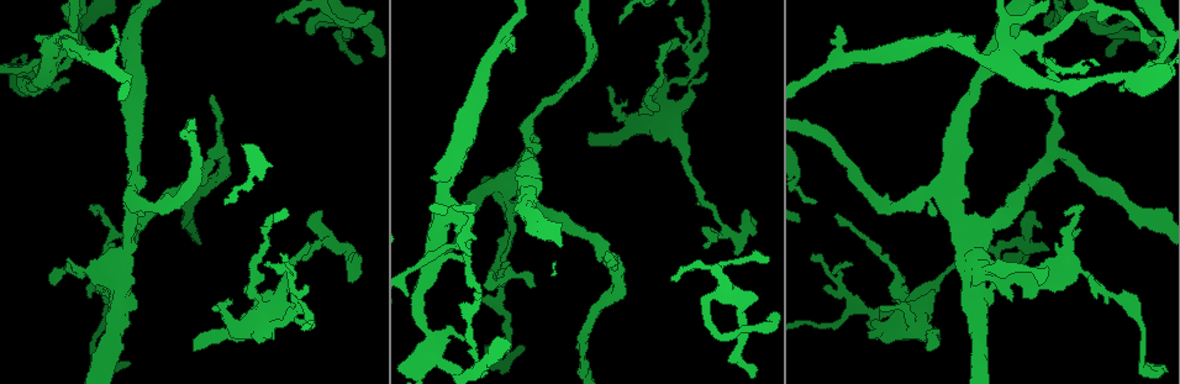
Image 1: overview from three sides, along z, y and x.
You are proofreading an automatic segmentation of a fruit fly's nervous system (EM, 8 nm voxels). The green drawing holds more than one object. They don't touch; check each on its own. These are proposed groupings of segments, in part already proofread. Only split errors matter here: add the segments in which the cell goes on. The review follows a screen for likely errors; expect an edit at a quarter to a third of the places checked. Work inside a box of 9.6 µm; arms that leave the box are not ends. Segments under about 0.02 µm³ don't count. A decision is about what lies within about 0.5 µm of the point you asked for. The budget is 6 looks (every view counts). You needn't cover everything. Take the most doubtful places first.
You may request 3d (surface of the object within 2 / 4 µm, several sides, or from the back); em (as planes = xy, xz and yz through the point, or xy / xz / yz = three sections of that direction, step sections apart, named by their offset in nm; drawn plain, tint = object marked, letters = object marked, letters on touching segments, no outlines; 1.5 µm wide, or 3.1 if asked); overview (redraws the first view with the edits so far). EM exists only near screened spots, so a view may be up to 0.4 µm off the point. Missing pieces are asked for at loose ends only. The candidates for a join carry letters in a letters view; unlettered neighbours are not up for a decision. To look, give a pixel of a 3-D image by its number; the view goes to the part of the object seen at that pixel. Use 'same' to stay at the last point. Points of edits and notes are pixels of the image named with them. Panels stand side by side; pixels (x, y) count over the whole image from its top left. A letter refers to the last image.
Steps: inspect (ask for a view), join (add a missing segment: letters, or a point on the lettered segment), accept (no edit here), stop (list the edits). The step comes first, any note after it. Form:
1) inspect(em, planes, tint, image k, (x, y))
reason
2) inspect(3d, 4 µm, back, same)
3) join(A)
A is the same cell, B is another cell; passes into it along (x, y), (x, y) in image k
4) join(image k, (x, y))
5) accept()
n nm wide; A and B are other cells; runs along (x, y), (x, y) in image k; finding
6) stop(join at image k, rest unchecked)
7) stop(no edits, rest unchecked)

inspect(em, yz, step 8, tint, image 1, (507, 43))

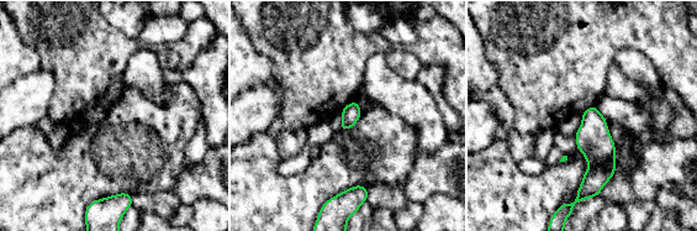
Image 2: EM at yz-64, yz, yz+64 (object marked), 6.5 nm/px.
inspect(em, xz, step 8, letters, same)
cut it another way

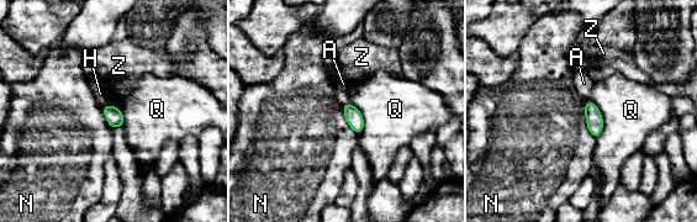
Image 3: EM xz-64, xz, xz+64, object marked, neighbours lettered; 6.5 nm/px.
accept()
A, H, N, Q and Z are other cells; border along (586, 100), (586, 128), (595, 138) in image 3; none of them fits

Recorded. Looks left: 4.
inspect(3d, 2 µm, image 1, (674, 275))
tapers out

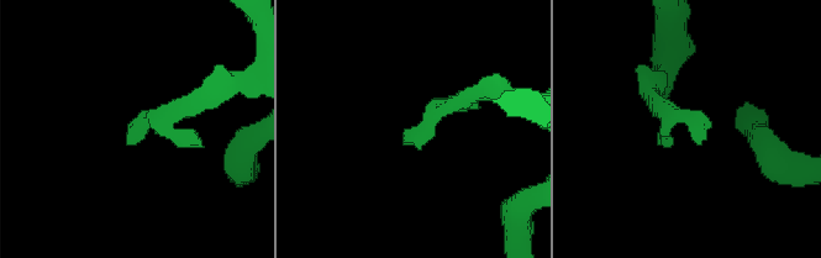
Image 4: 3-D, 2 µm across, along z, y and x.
inspect(em, xy, step 8, tint, image 4, (410, 132))

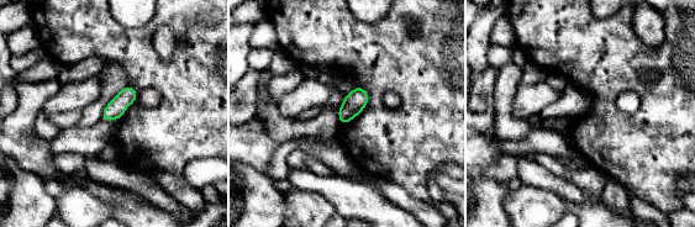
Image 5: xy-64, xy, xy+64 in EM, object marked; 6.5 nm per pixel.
inspect(em, planes, letters, same)

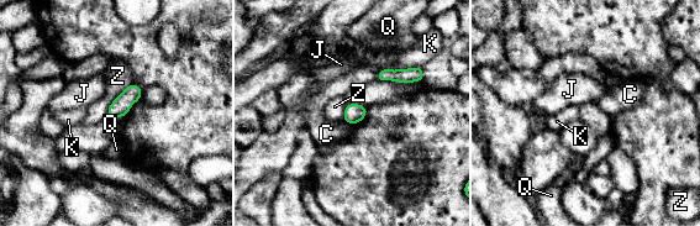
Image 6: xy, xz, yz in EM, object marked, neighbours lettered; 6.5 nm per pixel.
accept()
120 nm wide; C, J, K, Q and Z are other cells; no lettered segment goes on from it

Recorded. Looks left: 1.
stop(no edits, rest unchecked)

